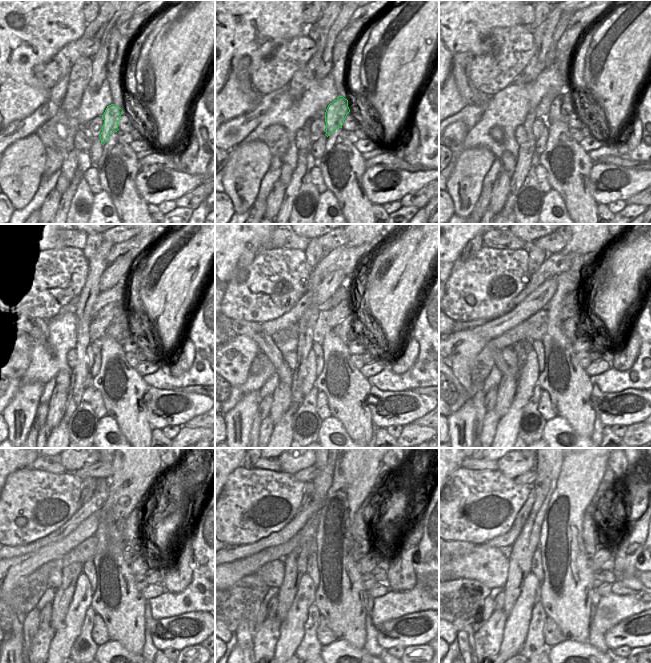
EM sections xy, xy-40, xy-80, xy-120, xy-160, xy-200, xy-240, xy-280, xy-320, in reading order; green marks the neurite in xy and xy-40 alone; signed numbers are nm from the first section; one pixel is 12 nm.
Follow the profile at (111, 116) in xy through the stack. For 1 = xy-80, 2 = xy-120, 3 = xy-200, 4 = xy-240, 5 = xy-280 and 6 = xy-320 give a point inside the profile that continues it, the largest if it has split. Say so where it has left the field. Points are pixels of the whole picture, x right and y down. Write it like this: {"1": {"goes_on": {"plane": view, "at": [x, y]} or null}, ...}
{"1": {"goes_on": {"plane": "xy-80", "at": [562, 108]}}, "2": {"goes_on": {"plane": "xy-120", "at": [117, 330]}}, "3": {"goes_on": {"plane": "xy-200", "at": [570, 327]}}, "4": {"goes_on": {"plane": "xy-240", "at": [133, 550]}}, "5": {"goes_on": {"plane": "xy-280", "at": [360, 549]}}, "6": {"goes_on": {"plane": "xy-320", "at": [592, 544]}}}

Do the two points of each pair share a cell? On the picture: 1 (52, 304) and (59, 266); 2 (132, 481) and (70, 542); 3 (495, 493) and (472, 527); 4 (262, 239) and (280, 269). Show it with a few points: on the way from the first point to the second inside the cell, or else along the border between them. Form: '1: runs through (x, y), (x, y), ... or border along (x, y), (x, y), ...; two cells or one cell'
1: runs through (52, 295), (52, 281), (58, 275); one cell
2: border along (98, 512), (98, 526), (94, 533); two cells
3: runs through (487, 501), (472, 516), (472, 519); one cell
4: border along (275, 248), (262, 249); two cells

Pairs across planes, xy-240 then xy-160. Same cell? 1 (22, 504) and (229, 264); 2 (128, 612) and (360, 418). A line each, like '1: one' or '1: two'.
1: two
2: one

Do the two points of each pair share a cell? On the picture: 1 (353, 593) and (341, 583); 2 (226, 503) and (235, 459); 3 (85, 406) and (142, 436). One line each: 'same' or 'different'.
1: same
2: different
3: different

